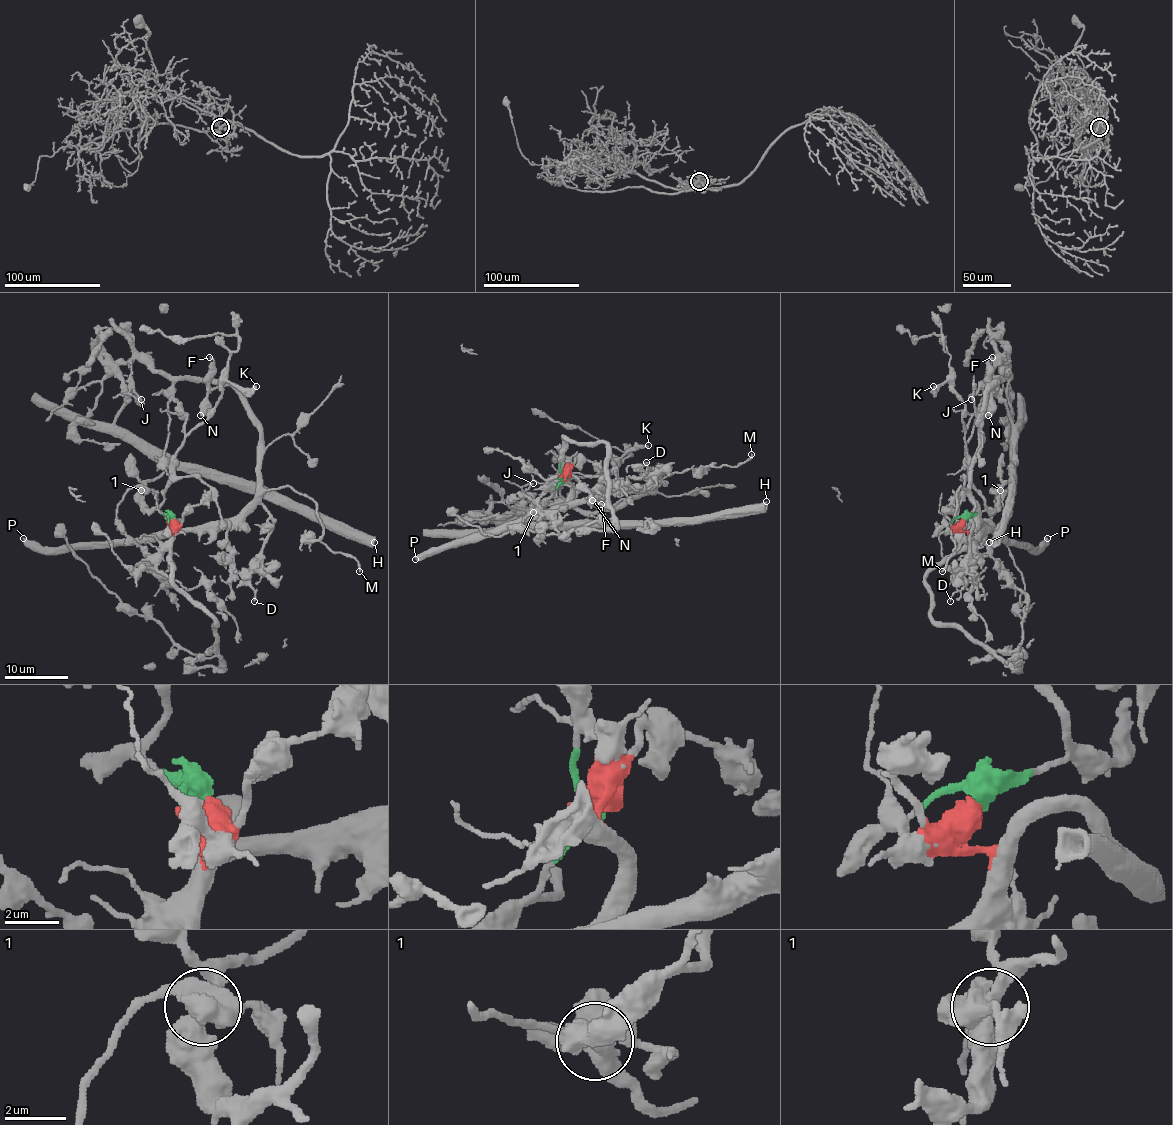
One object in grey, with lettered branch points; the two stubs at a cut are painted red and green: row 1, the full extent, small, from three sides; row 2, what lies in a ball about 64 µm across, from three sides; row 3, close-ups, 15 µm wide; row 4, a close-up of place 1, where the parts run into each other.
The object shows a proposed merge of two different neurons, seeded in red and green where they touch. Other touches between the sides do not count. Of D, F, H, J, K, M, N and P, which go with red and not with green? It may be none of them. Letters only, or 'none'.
D, F, J, M, N, P

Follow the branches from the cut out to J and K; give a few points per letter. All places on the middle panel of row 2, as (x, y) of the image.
J: (562, 476), (568, 504), (647, 482), (652, 490), (593, 512), (546, 504), (525, 509), (522, 495), (533, 484)
K: (562, 476), (552, 496), (563, 482), (574, 477), (607, 476), (614, 469), (614, 463), (629, 451), (648, 446)

